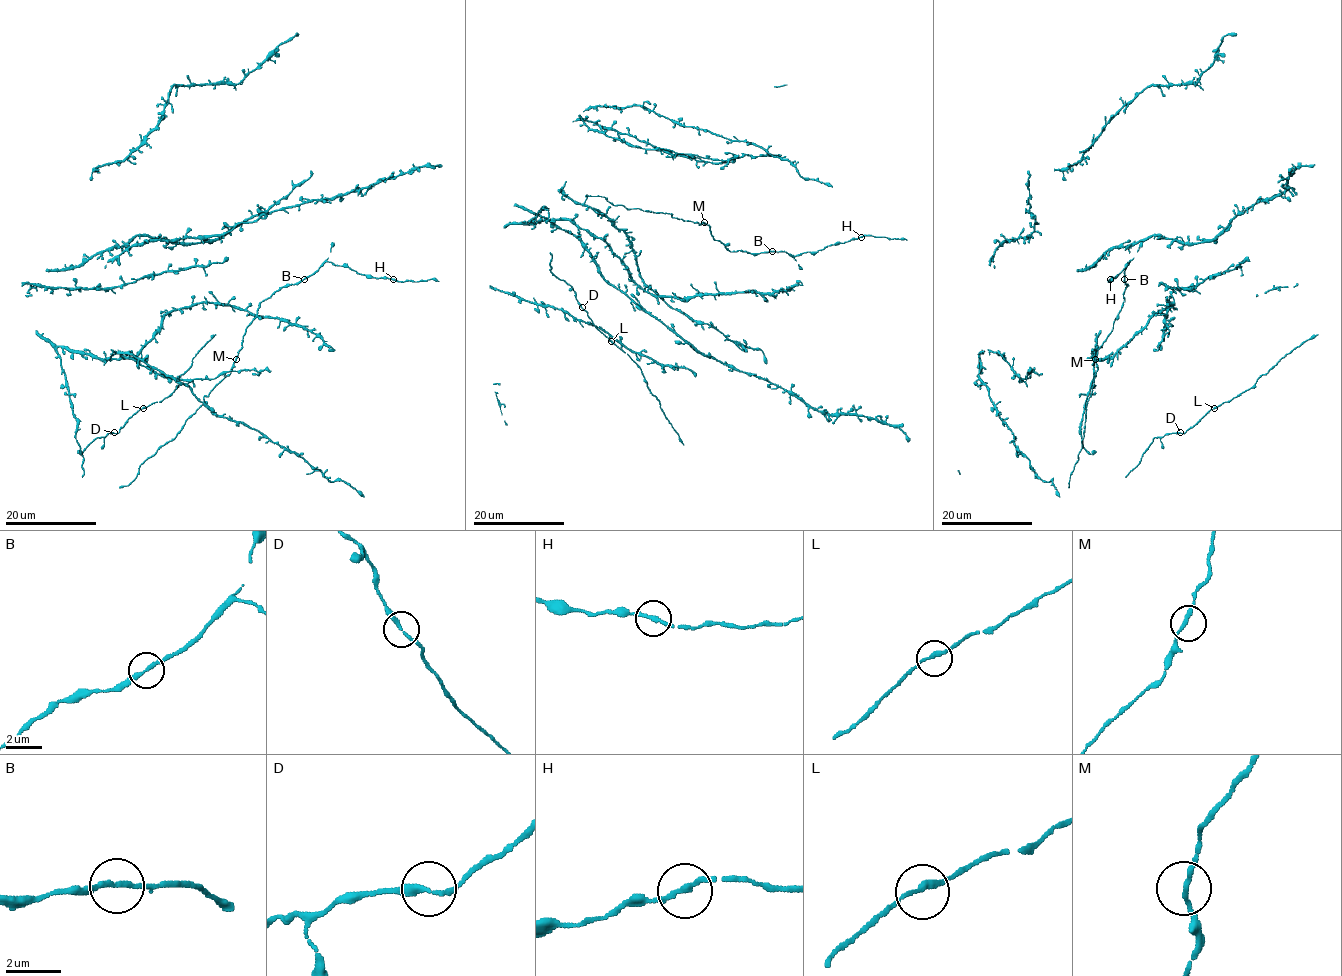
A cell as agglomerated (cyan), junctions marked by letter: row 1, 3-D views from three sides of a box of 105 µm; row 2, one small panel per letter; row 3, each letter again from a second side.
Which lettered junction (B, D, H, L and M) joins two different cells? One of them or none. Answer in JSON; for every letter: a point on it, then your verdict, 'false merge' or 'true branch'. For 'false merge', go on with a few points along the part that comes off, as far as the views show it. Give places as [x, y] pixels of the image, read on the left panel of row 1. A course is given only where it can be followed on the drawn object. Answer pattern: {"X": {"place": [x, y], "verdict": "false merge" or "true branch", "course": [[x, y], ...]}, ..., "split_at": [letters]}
{"B": {"place": [304, 279], "verdict": "true branch"}, "D": {"place": [114, 432], "verdict": "true branch"}, "H": {"place": [393, 279], "verdict": "true branch"}, "L": {"place": [143, 408], "verdict": "true branch"}, "M": {"place": [236, 359], "verdict": "true branch"}, "split_at": []}

